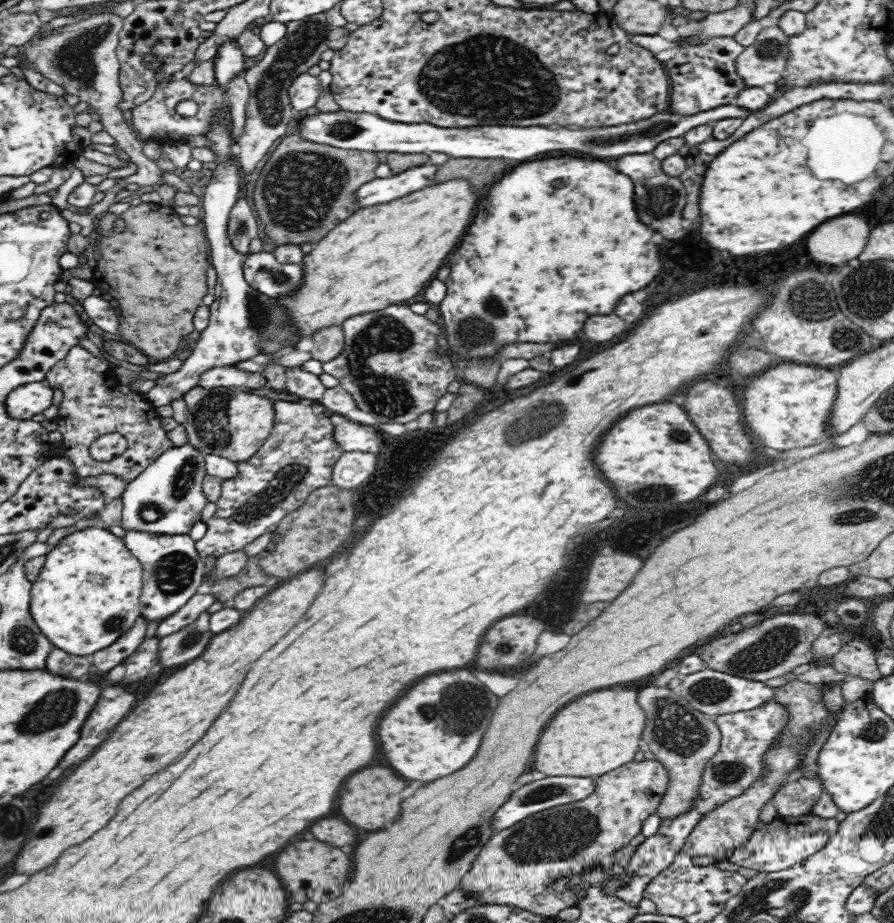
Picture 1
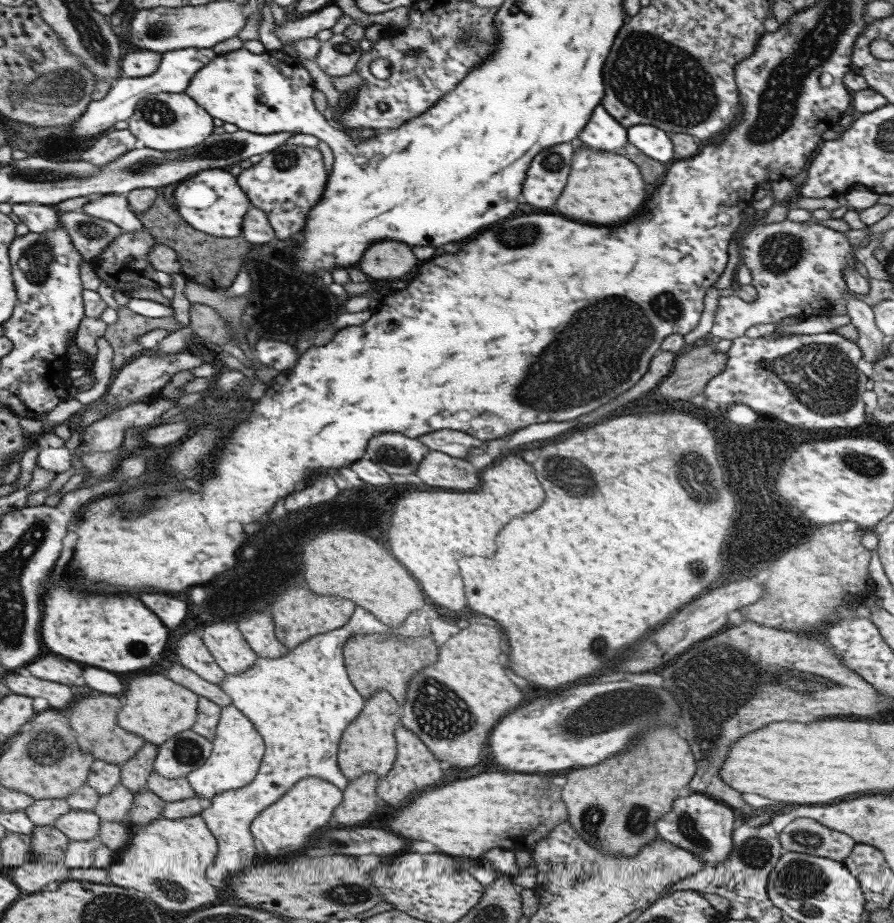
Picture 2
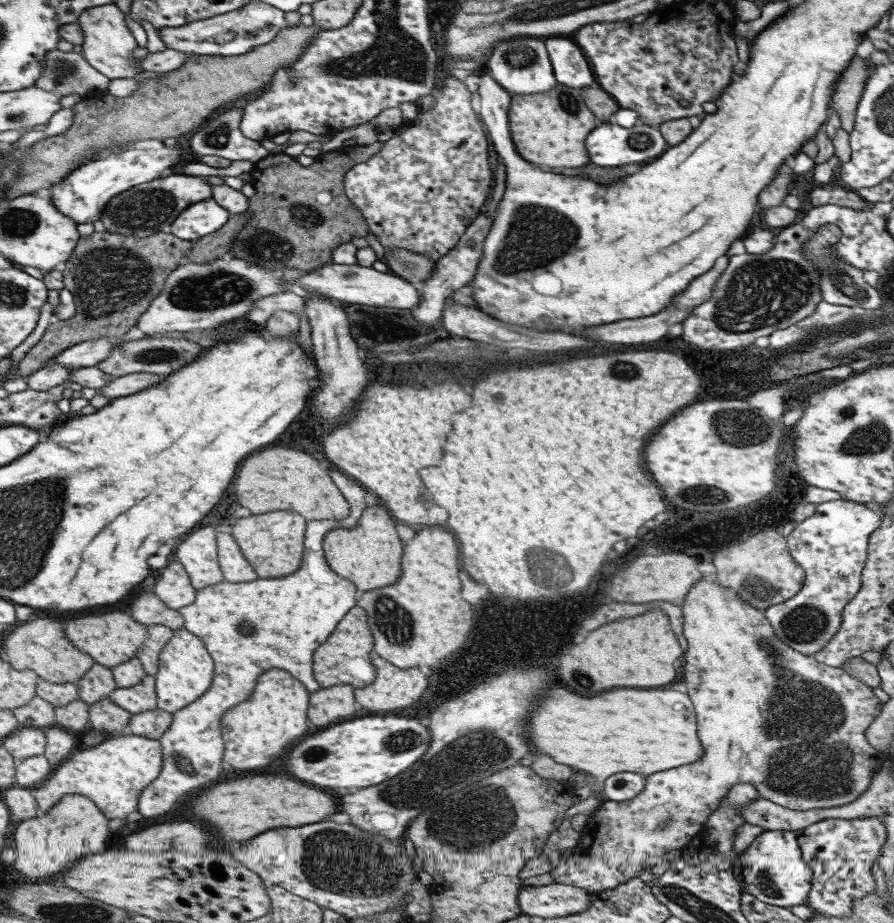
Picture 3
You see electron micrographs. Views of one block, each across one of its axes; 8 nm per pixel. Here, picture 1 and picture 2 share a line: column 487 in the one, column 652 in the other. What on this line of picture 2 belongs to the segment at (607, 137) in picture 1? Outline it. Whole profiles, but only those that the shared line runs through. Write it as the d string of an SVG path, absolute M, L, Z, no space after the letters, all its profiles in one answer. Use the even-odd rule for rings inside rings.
M641 124L628 127L627 136L627 142L647 157L654 158L658 162L670 162L674 158L672 142L664 130Z

